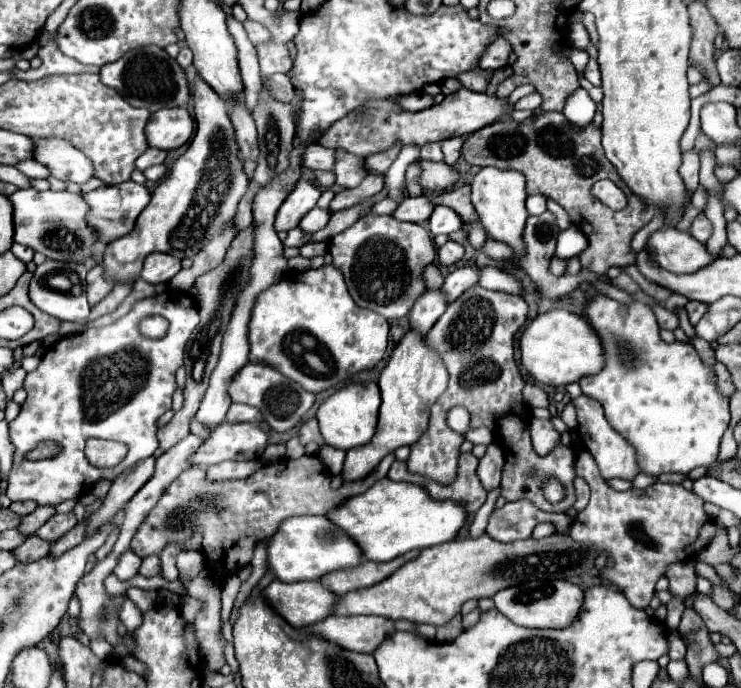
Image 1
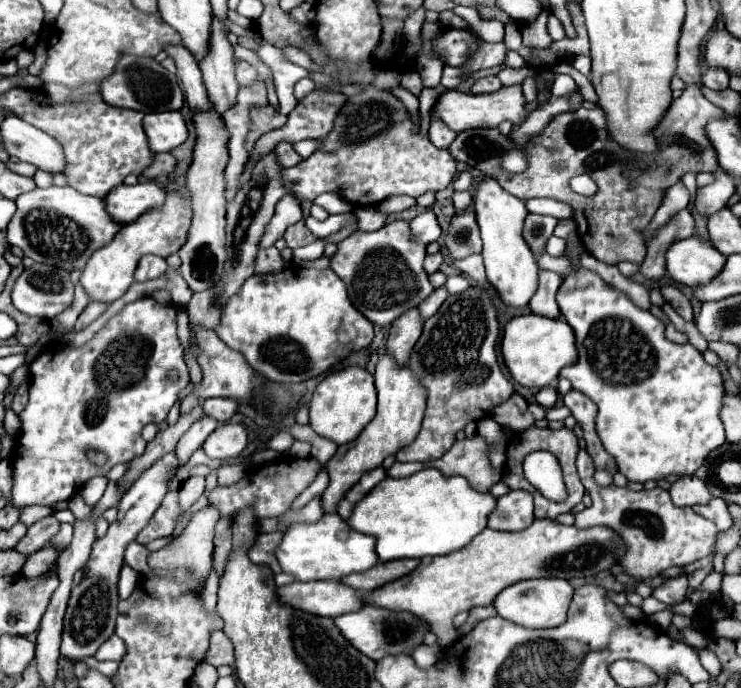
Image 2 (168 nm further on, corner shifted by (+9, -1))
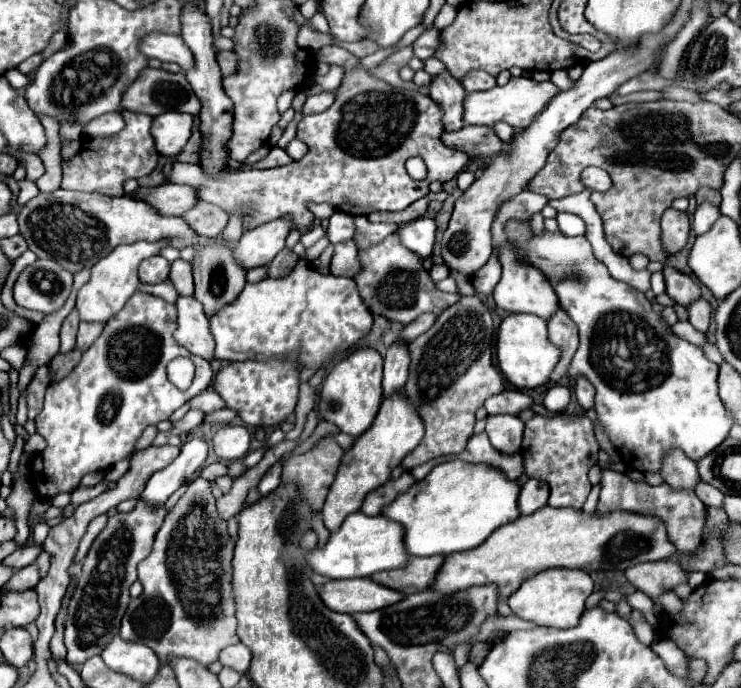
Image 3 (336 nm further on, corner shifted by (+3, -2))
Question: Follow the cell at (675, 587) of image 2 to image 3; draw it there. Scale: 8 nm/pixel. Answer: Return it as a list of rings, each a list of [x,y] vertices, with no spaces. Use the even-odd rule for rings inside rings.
[[[673,558],[651,564],[639,564],[625,570],[627,580],[651,598],[659,598],[679,584],[687,584],[687,570]]]

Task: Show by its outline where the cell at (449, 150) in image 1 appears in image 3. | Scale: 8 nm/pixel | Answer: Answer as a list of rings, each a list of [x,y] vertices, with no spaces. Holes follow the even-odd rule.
[[[441,74],[431,82],[429,96],[443,110],[443,126],[447,132],[457,132],[463,128],[463,86],[449,74]]]

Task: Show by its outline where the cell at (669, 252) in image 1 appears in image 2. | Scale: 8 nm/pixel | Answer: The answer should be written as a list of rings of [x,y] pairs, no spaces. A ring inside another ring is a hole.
[[[691,235],[683,241],[675,241],[667,251],[667,273],[683,285],[705,285],[725,267],[725,255],[719,253],[711,241]]]

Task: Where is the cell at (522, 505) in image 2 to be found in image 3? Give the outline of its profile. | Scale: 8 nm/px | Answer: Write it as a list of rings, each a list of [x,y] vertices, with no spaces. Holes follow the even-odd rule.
[[[527,480],[519,492],[519,502],[517,502],[519,514],[527,516],[543,508],[547,504],[547,496],[549,496],[547,484],[543,484],[541,480]]]

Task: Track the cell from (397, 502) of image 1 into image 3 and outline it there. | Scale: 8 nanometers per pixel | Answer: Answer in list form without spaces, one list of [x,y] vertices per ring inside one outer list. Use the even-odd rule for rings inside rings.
[[[451,460],[437,464],[427,478],[401,492],[381,510],[381,514],[405,528],[403,542],[409,556],[447,556],[477,548],[495,528],[517,520],[519,490],[519,484],[507,480],[497,468],[487,464],[471,466],[463,460]]]

